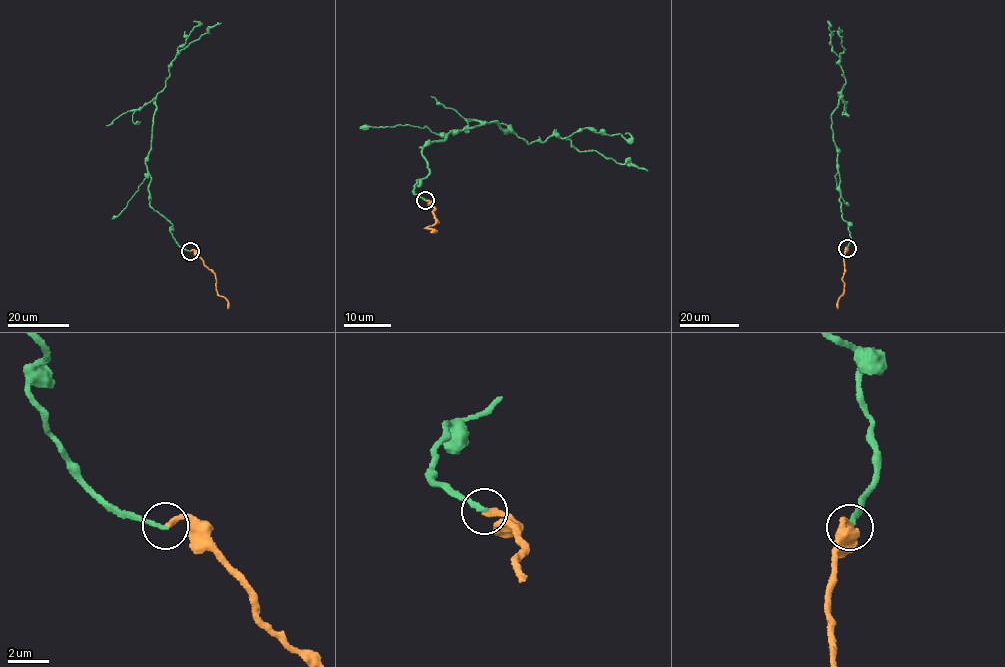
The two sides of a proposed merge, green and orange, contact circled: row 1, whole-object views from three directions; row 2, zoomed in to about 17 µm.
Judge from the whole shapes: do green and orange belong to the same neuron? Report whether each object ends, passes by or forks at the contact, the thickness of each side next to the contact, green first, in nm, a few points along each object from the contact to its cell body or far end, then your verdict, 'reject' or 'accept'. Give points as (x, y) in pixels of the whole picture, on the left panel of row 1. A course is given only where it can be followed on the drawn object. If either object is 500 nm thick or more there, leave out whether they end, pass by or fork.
green ends there; orange ends there; 240 nm thick on the green side, 280 nm on the other; green runs (190, 251), (178, 244), (171, 223), (149, 205), (146, 157), (155, 97), (166, 86), (170, 62), (221, 23); orange runs (190, 251), (214, 274), (216, 291), (225, 299), (228, 309); accept

